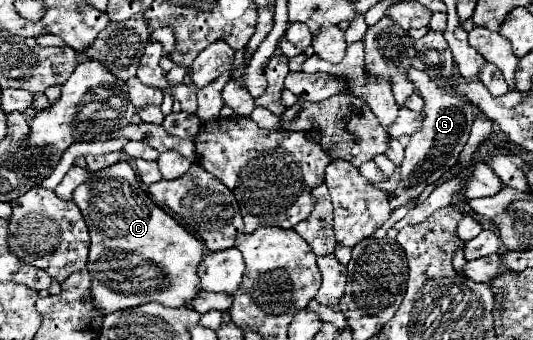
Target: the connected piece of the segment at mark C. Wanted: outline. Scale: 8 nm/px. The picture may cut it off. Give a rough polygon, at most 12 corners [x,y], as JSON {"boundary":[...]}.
{"boundary":[[128,161],[74,189],[98,309],[190,305],[204,243]]}

